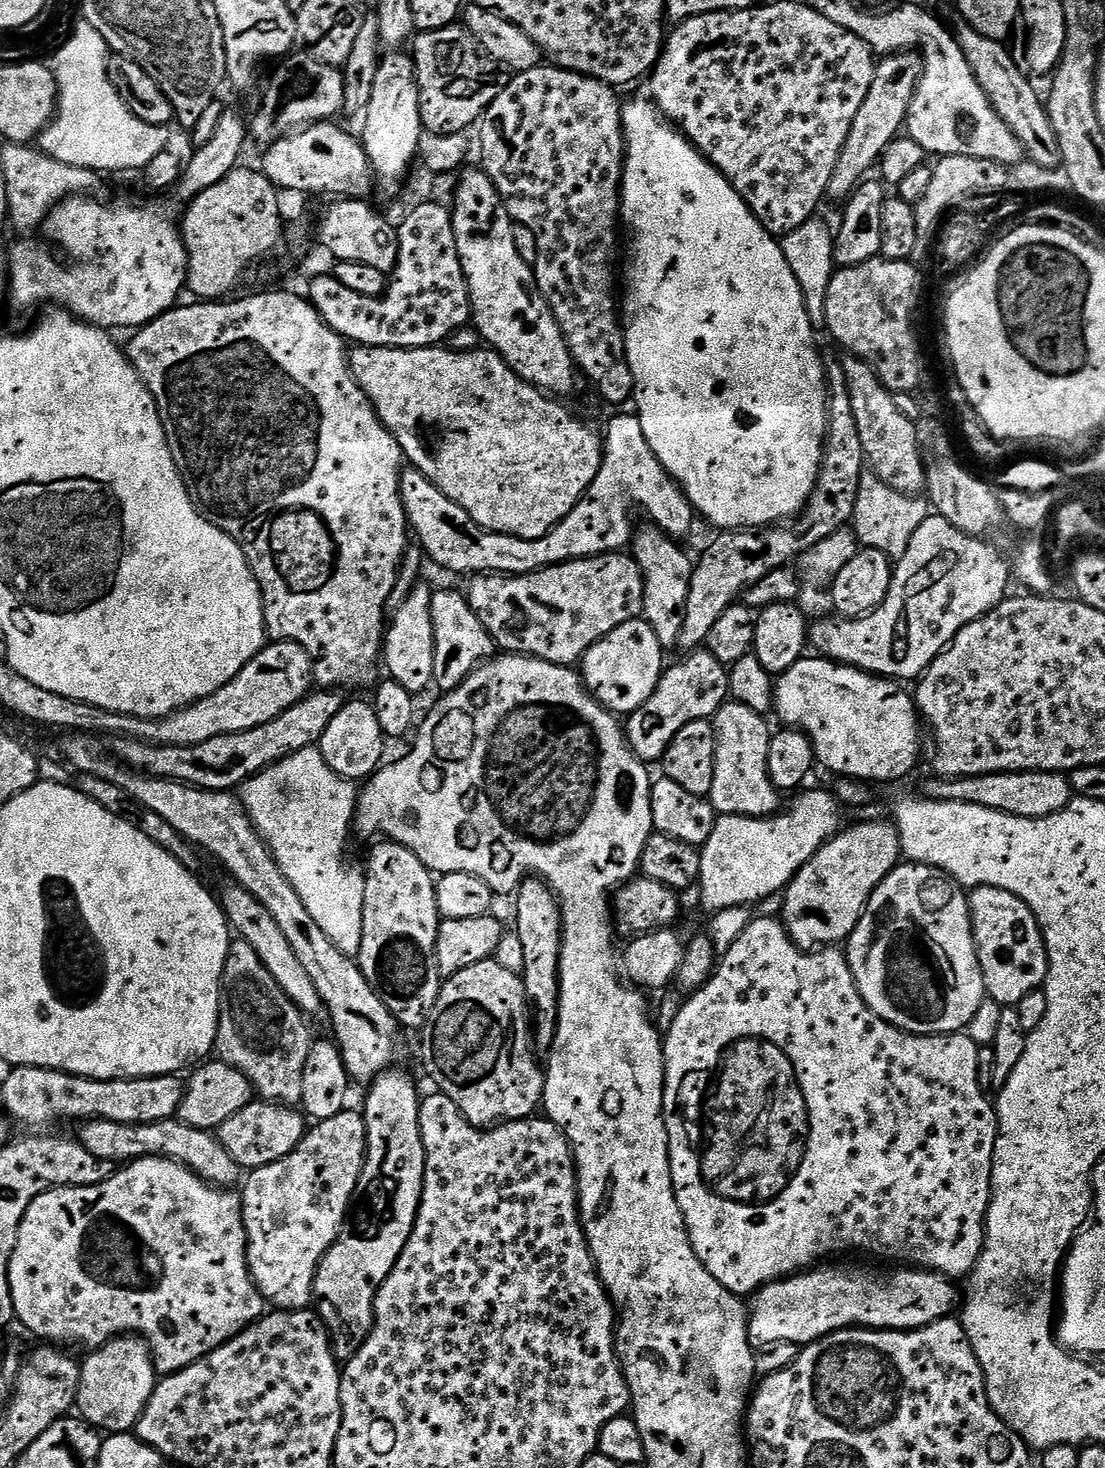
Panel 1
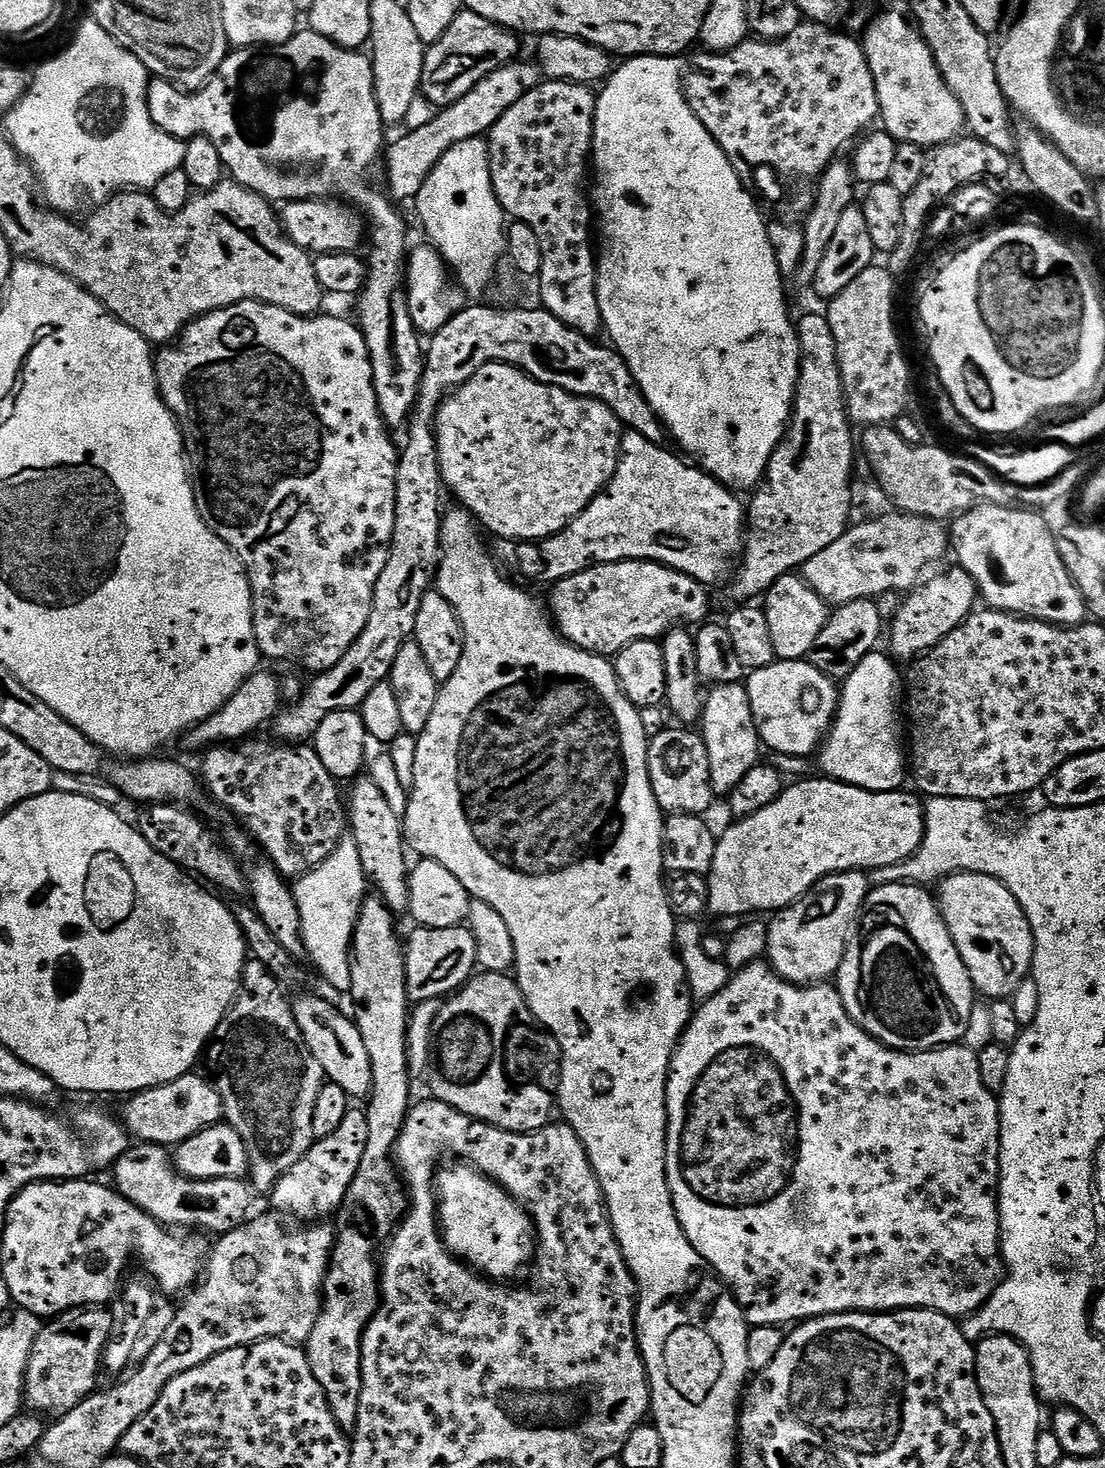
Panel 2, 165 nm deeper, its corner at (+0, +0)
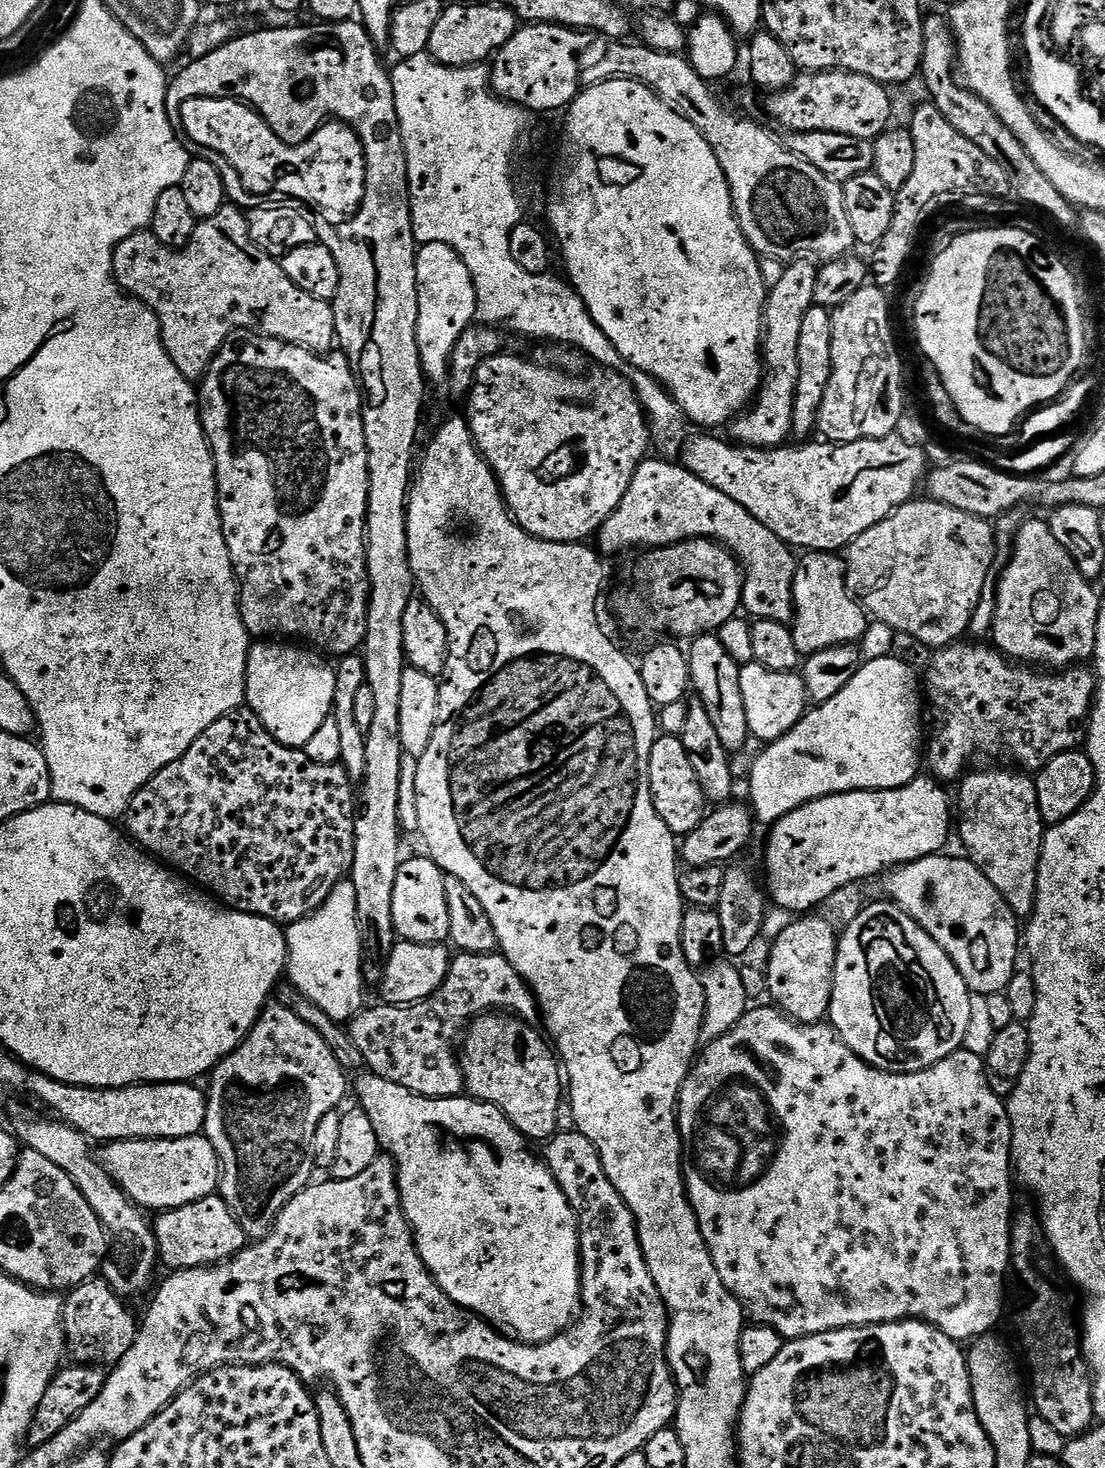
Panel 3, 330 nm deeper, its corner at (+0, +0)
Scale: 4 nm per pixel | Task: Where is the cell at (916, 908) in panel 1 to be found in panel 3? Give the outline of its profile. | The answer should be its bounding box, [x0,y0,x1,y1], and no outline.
[827,899,973,1072]

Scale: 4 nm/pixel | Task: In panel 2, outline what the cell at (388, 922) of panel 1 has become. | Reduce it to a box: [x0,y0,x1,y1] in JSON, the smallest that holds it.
[346,778,410,913]

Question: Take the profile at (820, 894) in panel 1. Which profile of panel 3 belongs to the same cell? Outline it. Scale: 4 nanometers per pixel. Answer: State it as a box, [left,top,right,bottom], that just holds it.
[768,914,838,1024]

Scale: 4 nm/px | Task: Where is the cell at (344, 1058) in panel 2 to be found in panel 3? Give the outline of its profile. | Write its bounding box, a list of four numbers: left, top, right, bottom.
[354,1070,580,1344]

